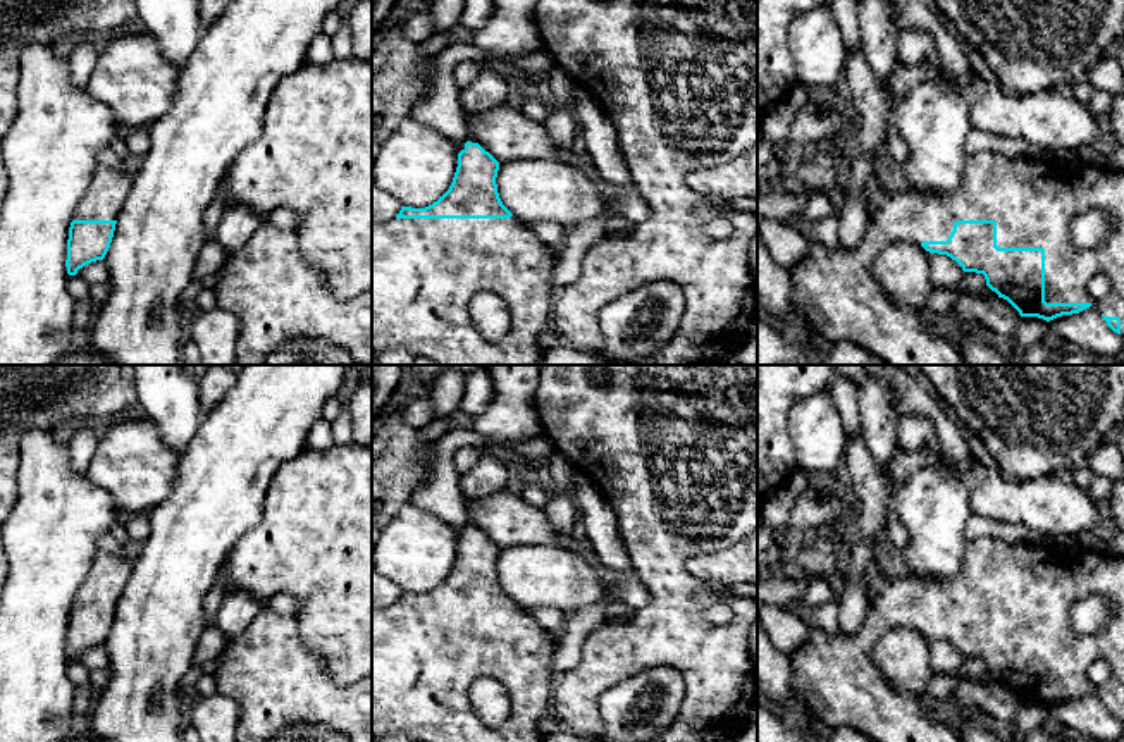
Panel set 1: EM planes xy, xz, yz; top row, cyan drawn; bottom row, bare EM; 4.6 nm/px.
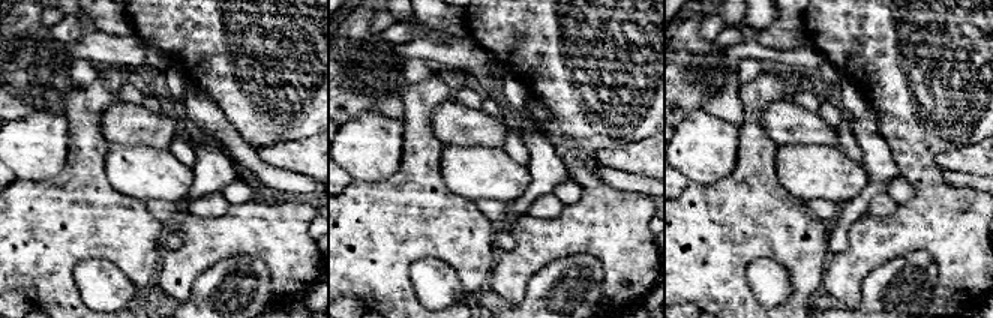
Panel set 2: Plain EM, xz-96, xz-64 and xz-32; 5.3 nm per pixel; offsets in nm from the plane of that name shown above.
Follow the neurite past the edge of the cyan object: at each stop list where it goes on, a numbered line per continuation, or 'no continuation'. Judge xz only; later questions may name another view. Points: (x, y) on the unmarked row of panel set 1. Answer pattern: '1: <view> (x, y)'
1: xz (424, 656)

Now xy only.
1: xy (111, 572)

